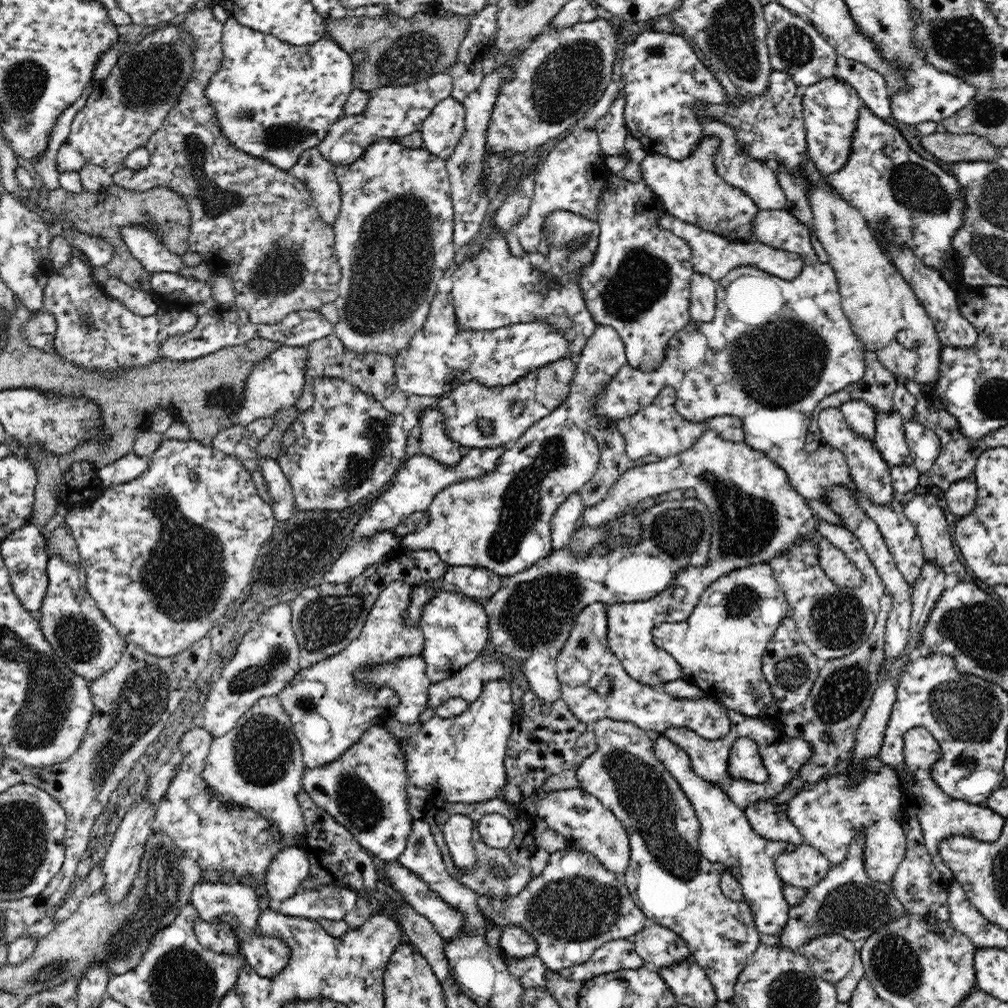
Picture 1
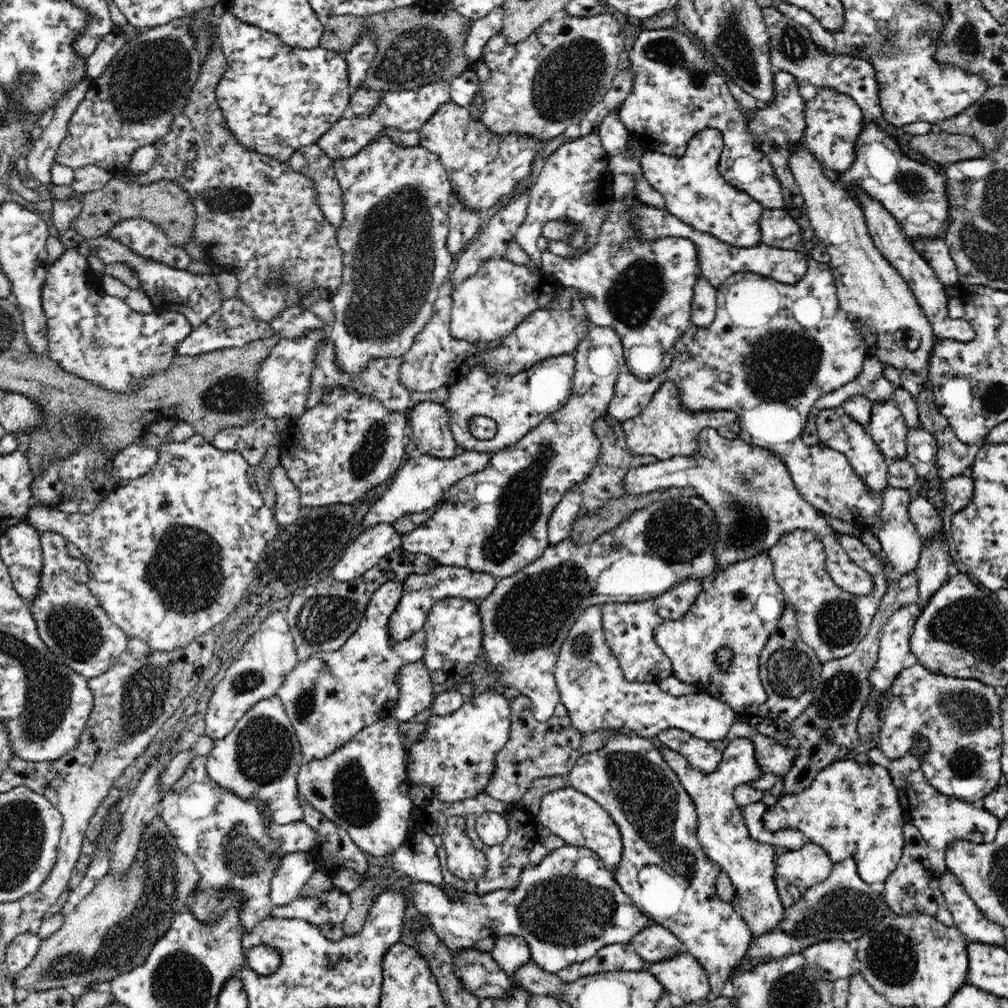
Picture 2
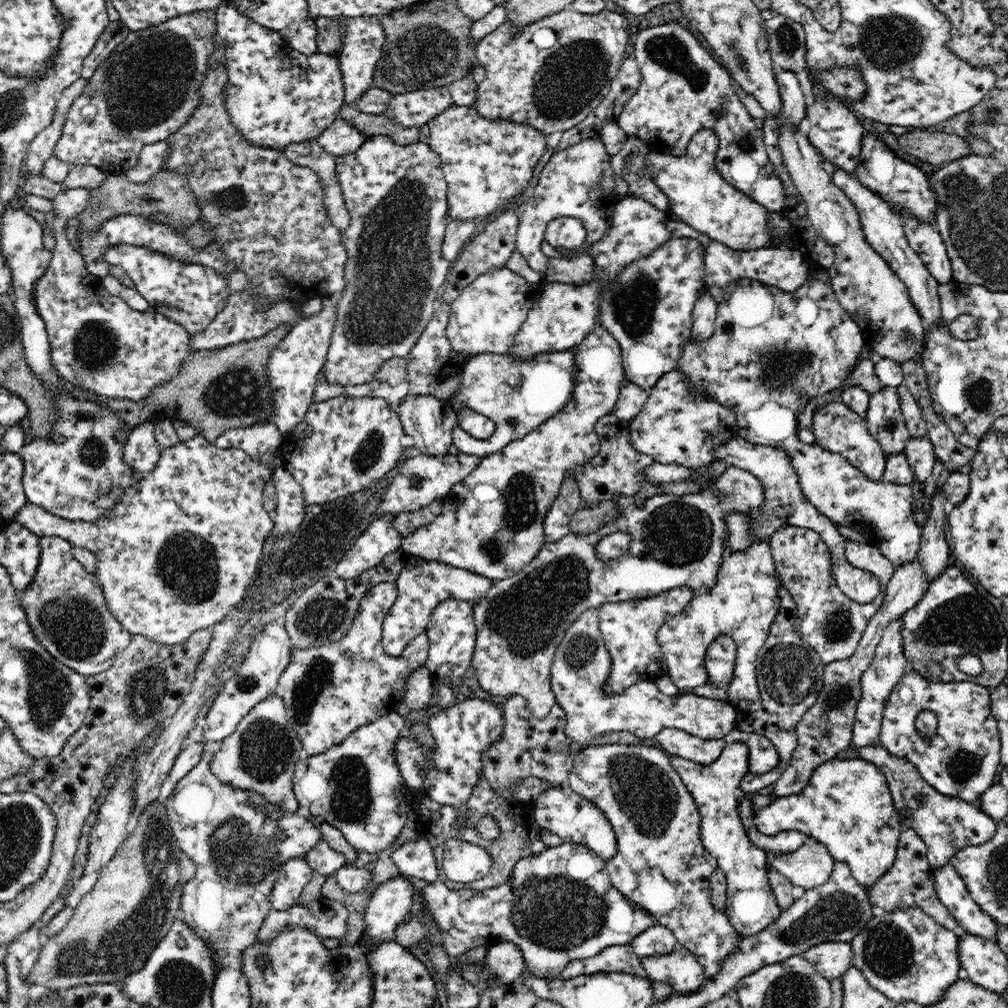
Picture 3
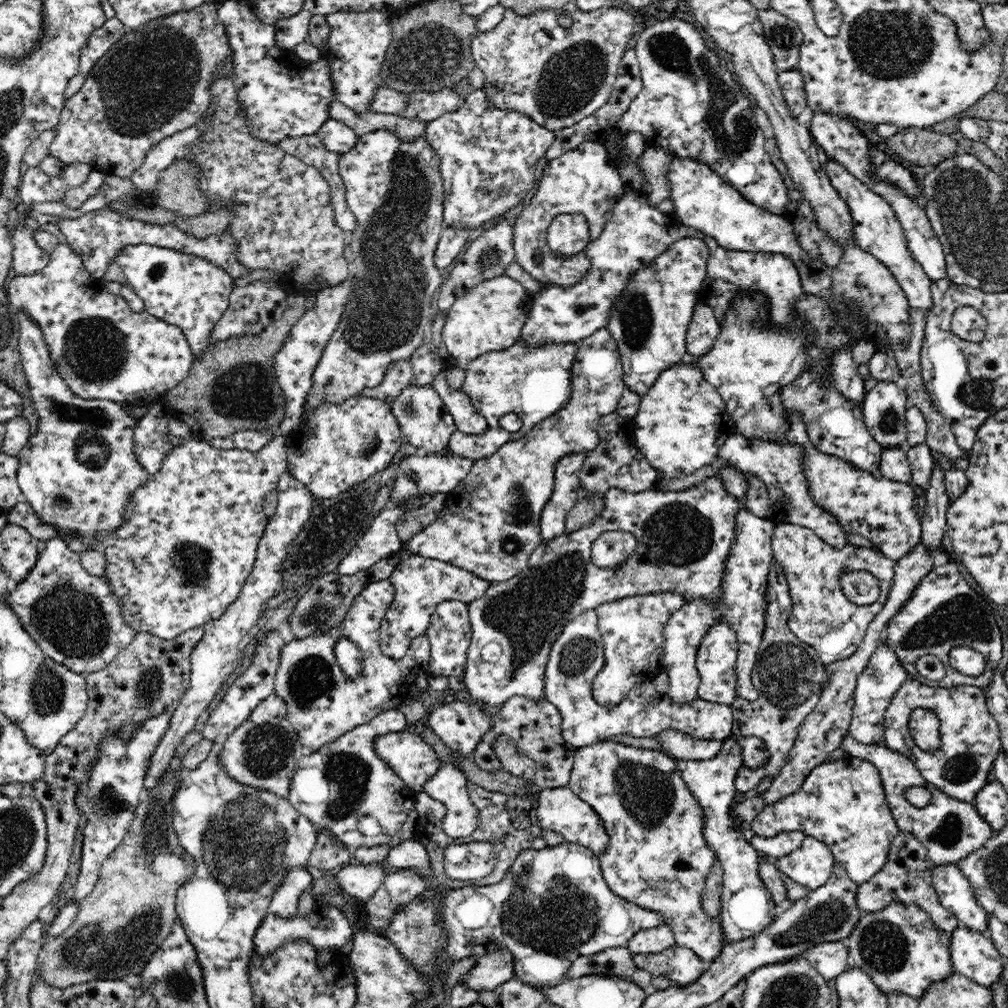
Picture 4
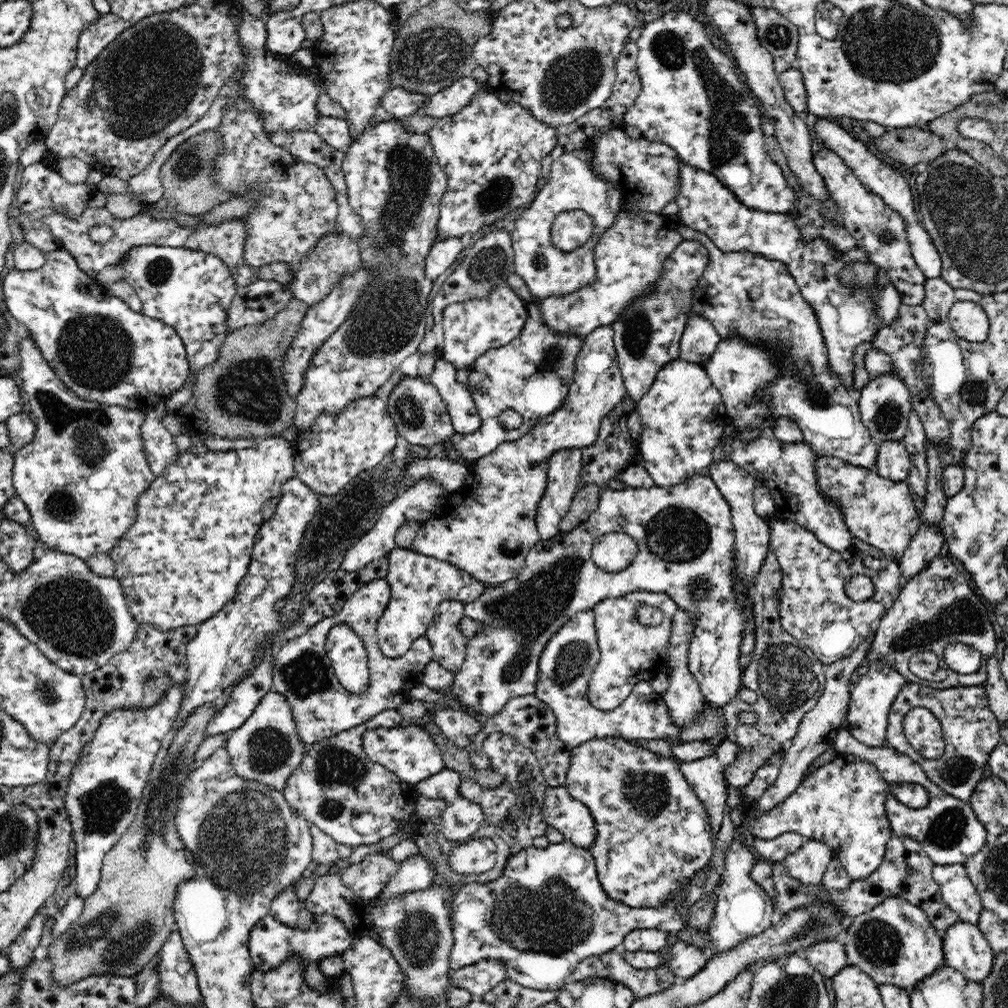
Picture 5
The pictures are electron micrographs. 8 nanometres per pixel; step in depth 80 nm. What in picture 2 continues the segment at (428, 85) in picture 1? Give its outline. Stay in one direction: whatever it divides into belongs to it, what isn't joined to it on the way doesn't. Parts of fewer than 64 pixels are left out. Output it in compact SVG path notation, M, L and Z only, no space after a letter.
M438 80L416 90L382 91L380 105L372 110L372 114L364 116L347 115L334 123L318 140L318 146L332 160L345 159L359 153L365 146L378 138L384 129L392 127L399 131L419 131L421 126L440 106L451 102L450 85L448 80Z

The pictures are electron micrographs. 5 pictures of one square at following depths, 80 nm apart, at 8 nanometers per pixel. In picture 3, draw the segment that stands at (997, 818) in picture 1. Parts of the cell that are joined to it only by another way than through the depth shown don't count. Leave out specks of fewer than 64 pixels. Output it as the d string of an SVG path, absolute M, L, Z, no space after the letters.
M882 744L857 746L859 758L875 764L886 777L894 807L900 815L902 829L910 828L922 838L928 851L927 860L934 868L941 867L960 850L968 846L979 846L992 840L997 824L977 804L960 801L958 798L937 792L922 779L918 769L905 758L889 753Z

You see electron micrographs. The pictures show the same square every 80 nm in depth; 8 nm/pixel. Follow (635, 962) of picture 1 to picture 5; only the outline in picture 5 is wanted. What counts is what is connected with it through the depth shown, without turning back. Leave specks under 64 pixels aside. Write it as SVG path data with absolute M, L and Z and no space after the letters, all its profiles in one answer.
M621 949L584 958L570 977L571 981L596 977L619 982L633 992L636 1001L671 986L669 983L660 983L655 968L637 969L630 966L623 958Z

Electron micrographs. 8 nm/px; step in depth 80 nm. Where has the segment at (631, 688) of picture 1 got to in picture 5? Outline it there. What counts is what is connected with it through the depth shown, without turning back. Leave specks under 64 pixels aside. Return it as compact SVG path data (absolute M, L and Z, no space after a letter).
M593 609L577 612L565 622L546 643L539 660L536 681L536 698L539 698L556 717L558 738L569 748L574 748L592 738L620 737L630 740L656 740L690 742L710 737L725 738L725 718L722 707L709 708L688 726L677 726L668 714L663 695L656 693L628 696L612 712L598 710L590 704L587 688L591 674L598 664L600 654Z

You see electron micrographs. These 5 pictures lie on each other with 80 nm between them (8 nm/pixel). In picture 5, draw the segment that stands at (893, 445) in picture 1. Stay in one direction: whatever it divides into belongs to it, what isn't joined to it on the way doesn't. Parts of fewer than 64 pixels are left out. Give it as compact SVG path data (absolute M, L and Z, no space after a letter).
M882 374L871 378L868 384L857 394L858 410L864 423L869 428L872 439L881 442L900 442L908 431L908 416L913 411L910 391L906 383L895 374Z

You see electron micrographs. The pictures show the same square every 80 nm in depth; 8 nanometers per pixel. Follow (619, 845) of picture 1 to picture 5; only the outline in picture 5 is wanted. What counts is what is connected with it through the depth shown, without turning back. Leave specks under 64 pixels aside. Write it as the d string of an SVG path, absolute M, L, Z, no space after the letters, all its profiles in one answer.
M565 786L548 787L543 814L548 826L562 832L565 841L579 848L592 848L596 840L596 823L590 810L572 798Z

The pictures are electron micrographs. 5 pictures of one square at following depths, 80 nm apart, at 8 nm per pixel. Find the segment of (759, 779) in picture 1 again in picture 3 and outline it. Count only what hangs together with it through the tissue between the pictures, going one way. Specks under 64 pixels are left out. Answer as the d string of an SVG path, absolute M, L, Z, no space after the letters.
M732 742L711 763L702 765L668 753L670 763L694 798L700 817L700 838L705 850L717 861L726 876L726 917L734 930L742 936L758 934L774 924L781 916L781 908L768 882L766 851L756 847L744 830L738 814L736 790L749 772L749 748L743 742Z

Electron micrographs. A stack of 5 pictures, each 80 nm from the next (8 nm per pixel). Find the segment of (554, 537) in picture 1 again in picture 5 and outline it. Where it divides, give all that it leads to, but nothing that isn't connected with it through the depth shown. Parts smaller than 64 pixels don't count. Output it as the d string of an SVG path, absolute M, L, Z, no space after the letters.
M580 449L557 450L550 456L547 462L547 487L544 496L536 509L536 524L542 539L552 538L560 532L559 524L564 515L570 510L578 490L582 486L582 457Z

